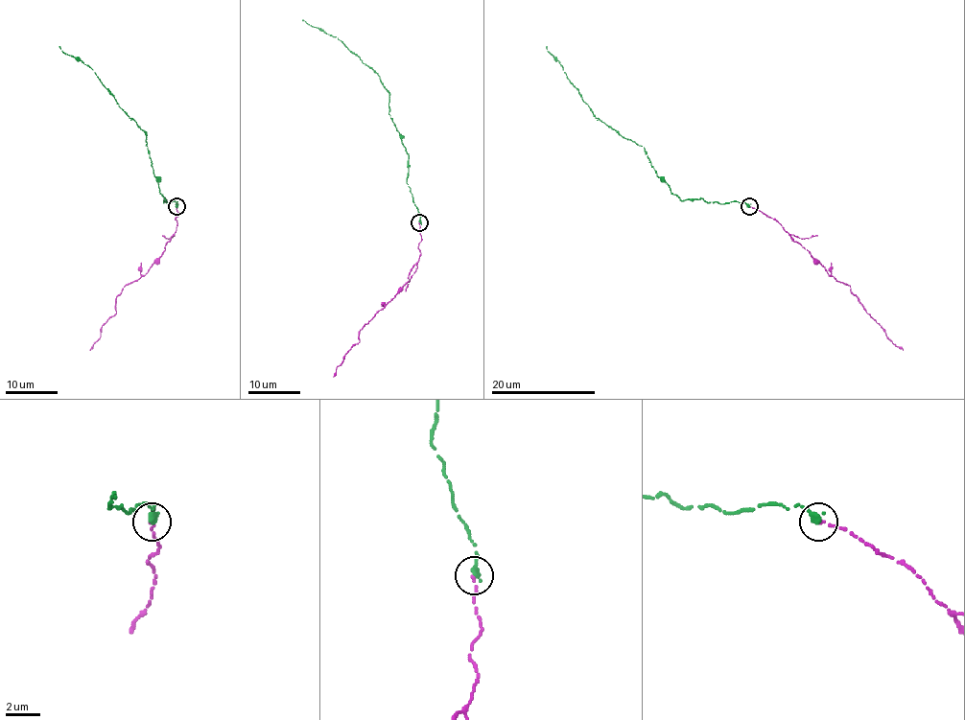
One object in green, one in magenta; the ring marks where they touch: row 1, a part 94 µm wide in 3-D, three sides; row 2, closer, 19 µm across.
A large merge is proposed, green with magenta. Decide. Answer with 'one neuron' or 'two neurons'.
one neuron

